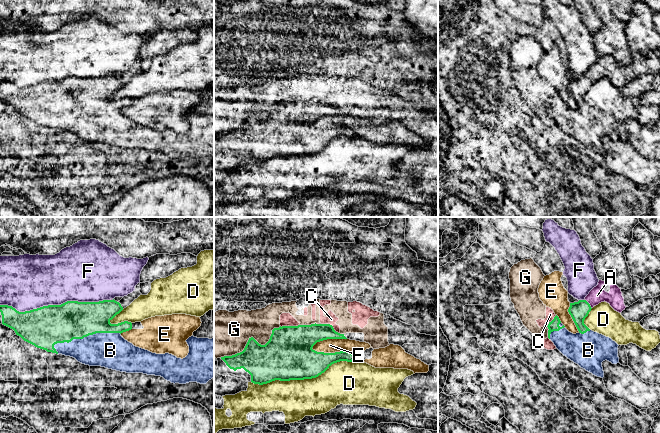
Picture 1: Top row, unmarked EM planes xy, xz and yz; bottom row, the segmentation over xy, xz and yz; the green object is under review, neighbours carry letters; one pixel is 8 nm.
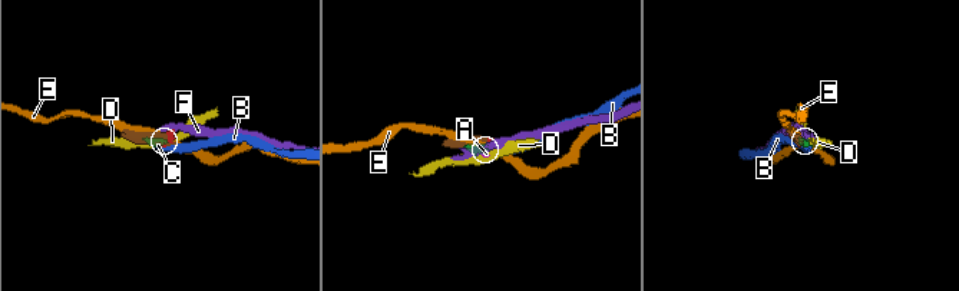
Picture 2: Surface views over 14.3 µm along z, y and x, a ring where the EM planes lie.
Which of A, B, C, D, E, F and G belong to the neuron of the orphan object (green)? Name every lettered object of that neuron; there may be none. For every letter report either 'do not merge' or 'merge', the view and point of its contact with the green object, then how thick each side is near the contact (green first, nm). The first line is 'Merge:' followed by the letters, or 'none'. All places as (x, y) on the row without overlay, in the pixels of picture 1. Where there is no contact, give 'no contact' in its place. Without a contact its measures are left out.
Merge: A, B
A: merge; meets green in yz at (589, 80); 150 nm thick on the green side, 130 nm on the other
B: merge; meets green in xy at (86, 112); 300 nm thick on the green side, 280 nm on the other
C: do not merge; meets green in xz at (331, 101); 200 nm thick on the green side, 90 nm on the other
D: do not merge; meets green in xz at (303, 155); 400 nm thick on the green side, 300 nm on the other
E: do not merge; meets green in xz at (332, 129); 260 nm thick on the green side, 110 nm on the other
F: do not merge; meets green in xy at (54, 81); 320 nm thick on the green side, 420 nm on the other
G: do not merge; meets green in xz at (251, 113); 300 nm thick on the green side, 360 nm on the other

